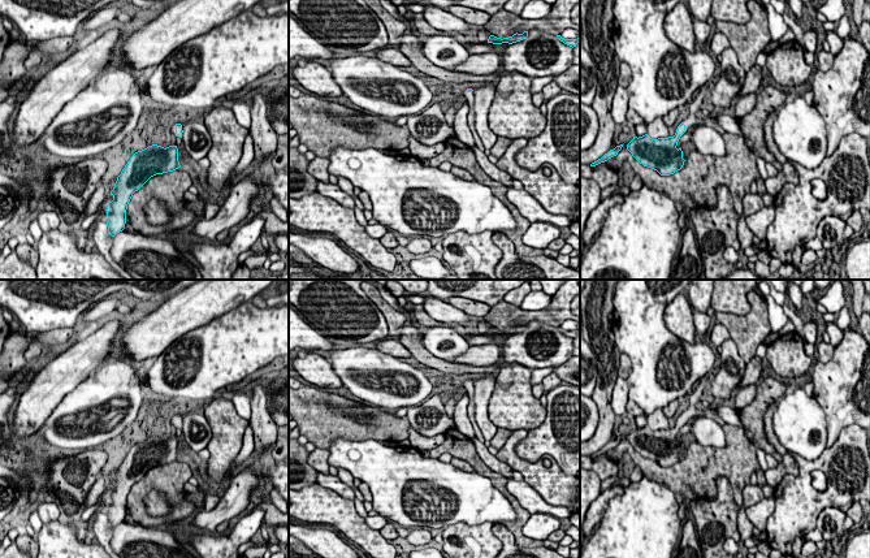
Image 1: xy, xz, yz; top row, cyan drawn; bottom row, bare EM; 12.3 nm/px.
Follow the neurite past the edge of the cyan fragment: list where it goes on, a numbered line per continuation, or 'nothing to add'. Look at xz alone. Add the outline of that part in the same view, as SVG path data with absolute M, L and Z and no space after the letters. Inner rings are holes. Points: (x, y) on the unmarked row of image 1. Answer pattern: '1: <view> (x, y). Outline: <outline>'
1: xz (468, 388). Outline: M467 380L463 382L463 388L466 389L467 394L468 394L468 419L473 427L473 431L475 431L475 437L481 441L481 442L485 442L485 438L476 423L476 419L475 419L475 403L473 403L473 382L472 384L468 384Z

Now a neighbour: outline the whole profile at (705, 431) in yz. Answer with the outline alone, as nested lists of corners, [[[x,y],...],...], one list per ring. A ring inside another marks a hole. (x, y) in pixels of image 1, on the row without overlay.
[[[700,418],[694,420],[688,434],[702,446],[726,446],[726,433],[722,425],[710,418]]]

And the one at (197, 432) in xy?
[[[192,411],[182,418],[182,433],[191,454],[205,449],[212,438],[212,429],[202,411]]]

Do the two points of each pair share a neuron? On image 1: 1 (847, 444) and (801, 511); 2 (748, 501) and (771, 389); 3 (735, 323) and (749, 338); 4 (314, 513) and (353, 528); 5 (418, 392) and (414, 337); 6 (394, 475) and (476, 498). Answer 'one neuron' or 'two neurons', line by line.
1: one neuron
2: two neurons
3: one neuron
4: one neuron
5: two neurons
6: one neuron

